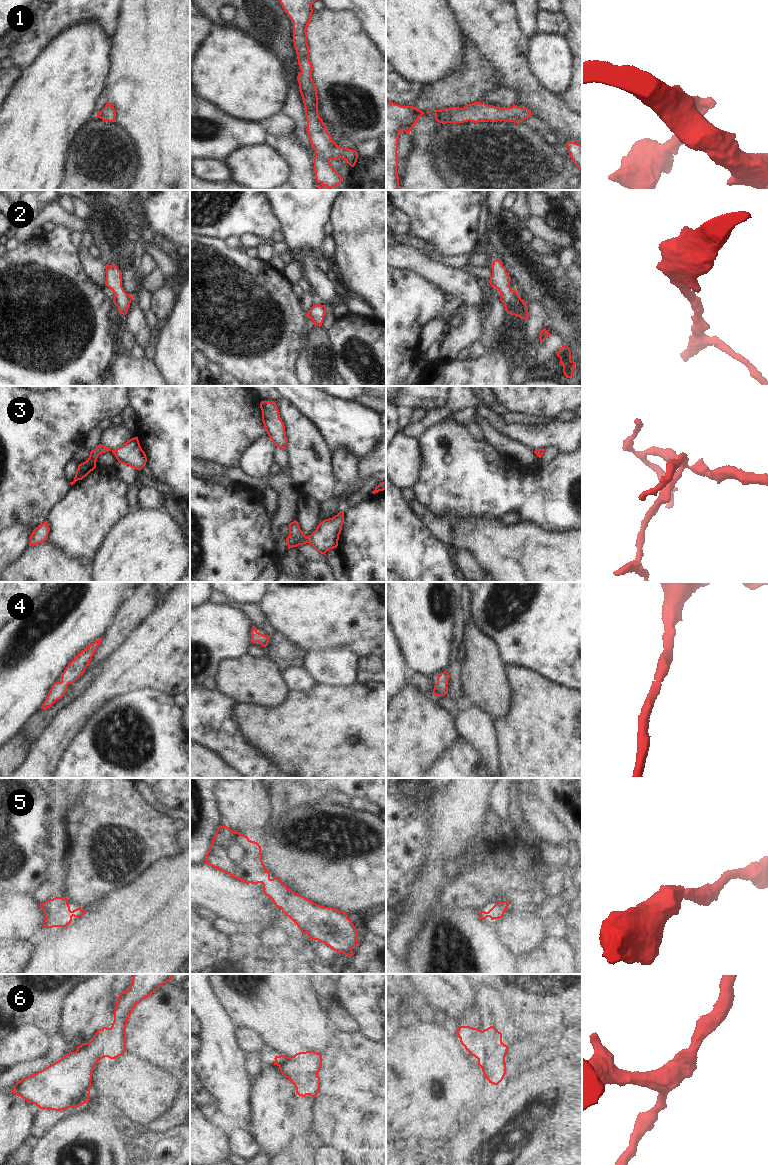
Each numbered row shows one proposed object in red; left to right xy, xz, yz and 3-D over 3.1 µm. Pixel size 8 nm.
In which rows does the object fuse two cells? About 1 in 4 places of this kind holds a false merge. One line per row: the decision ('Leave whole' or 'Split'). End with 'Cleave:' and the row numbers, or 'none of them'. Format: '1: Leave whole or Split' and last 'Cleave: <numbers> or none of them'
1: Leave whole
2: Leave whole
3: Leave whole
4: Leave whole
5: Leave whole
6: Leave whole
Cleave: none of them.

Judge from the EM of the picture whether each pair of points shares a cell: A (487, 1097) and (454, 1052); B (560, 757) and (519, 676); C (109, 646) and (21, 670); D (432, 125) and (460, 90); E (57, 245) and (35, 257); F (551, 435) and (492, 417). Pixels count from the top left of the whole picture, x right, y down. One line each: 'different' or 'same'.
A: different
B: same
C: different
D: same
E: same
F: same

